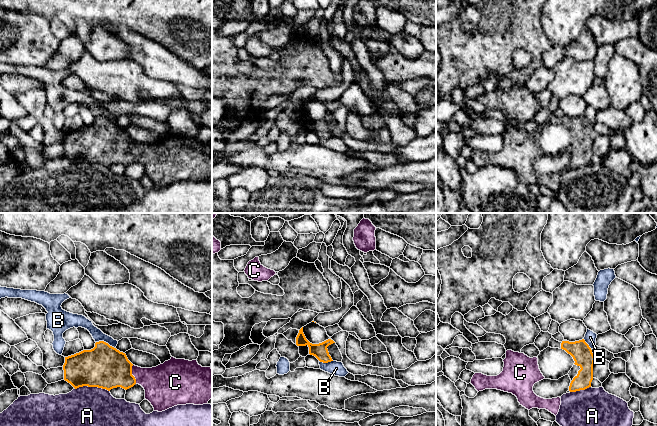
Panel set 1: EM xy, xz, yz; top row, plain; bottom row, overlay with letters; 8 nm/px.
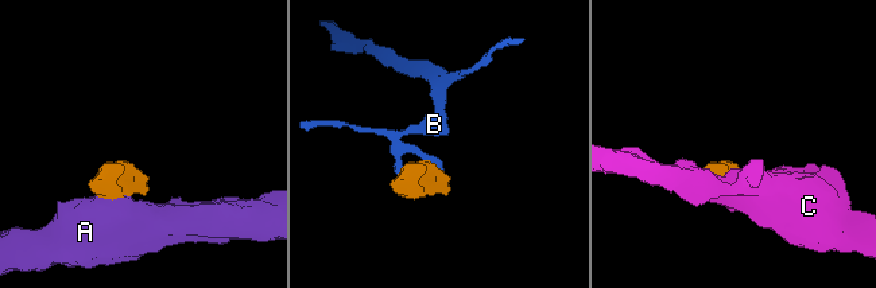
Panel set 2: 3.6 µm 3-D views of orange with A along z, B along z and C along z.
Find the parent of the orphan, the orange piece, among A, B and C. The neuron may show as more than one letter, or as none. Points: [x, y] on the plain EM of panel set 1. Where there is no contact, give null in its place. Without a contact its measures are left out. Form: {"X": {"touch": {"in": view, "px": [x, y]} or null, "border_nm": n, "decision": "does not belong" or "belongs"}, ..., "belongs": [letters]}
{"A": {"touch": {"in": "xy", "px": [92, 162]}, "border_nm": 280, "decision": "does not belong"}, "B": {"touch": {"in": "xy", "px": [105, 118]}, "border_nm": 170, "decision": "does not belong"}, "C": {"touch": {"in": "xy", "px": [131, 150]}, "border_nm": 160, "decision": "belongs"}, "belongs": ["C"]}

